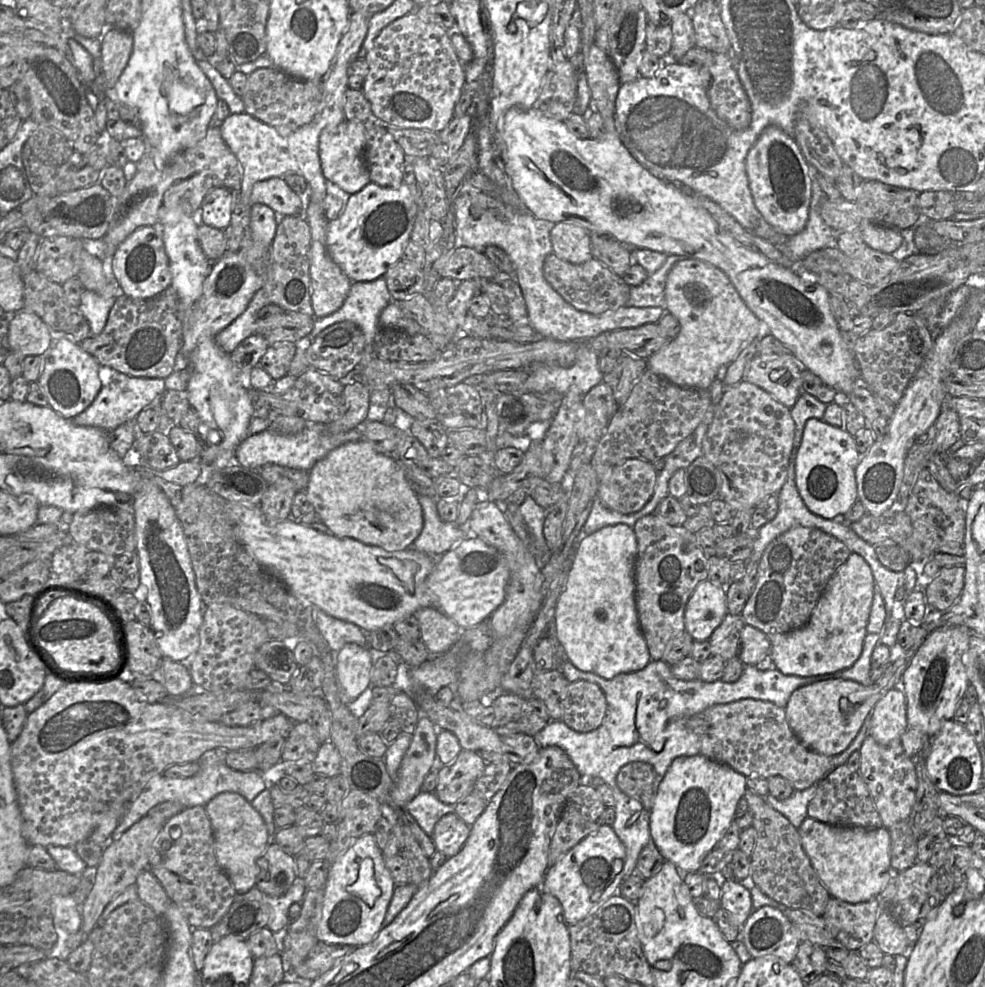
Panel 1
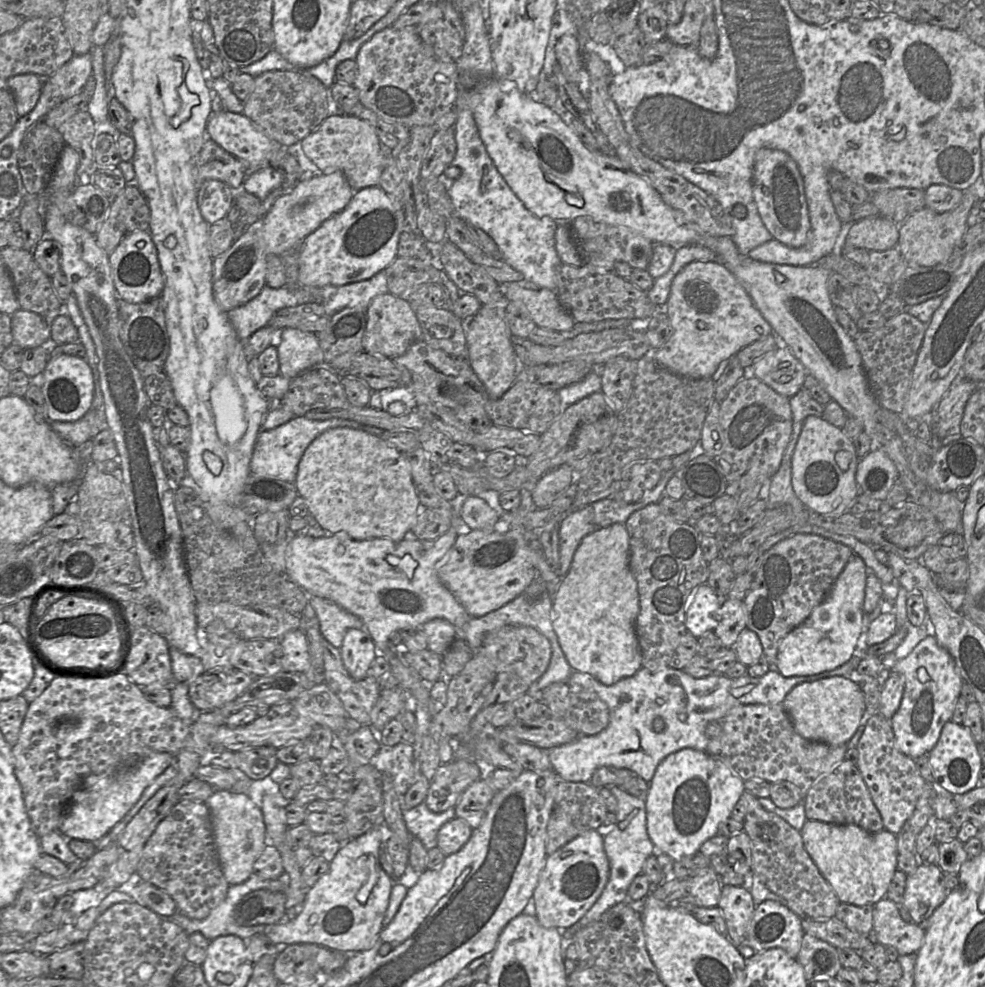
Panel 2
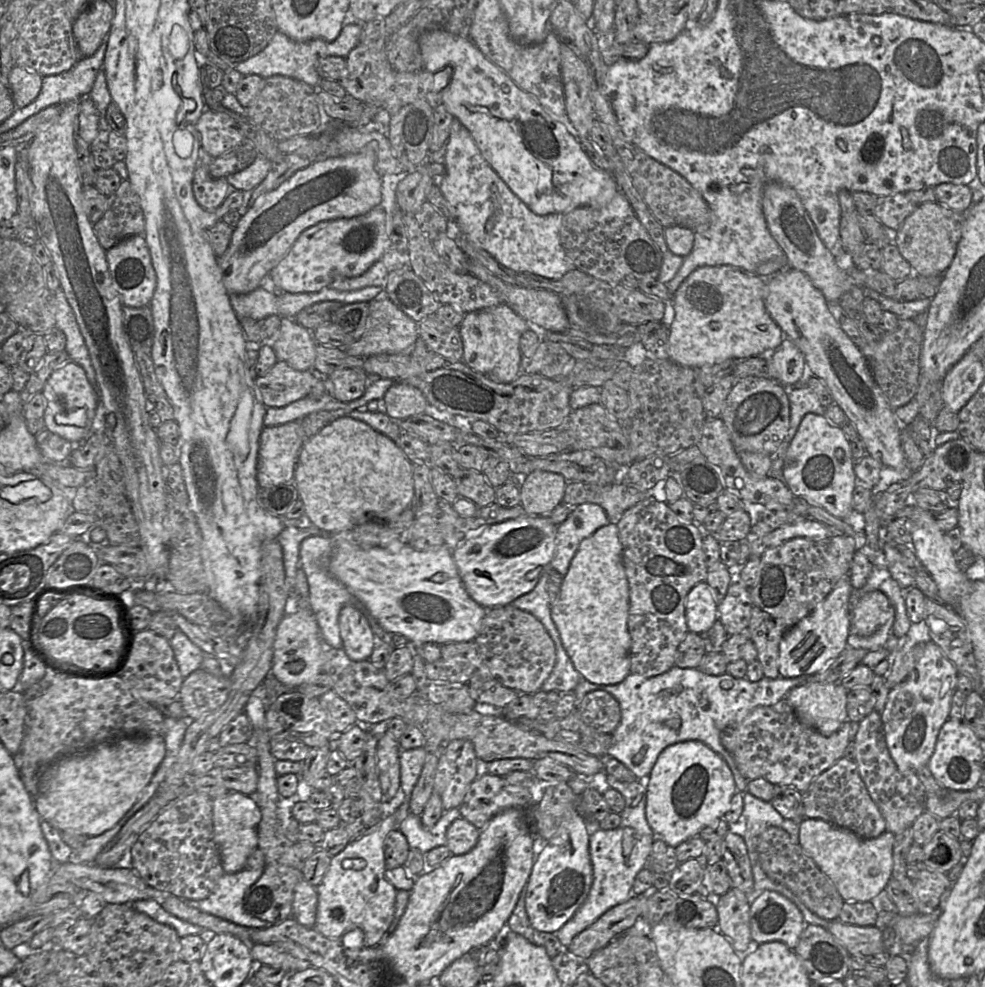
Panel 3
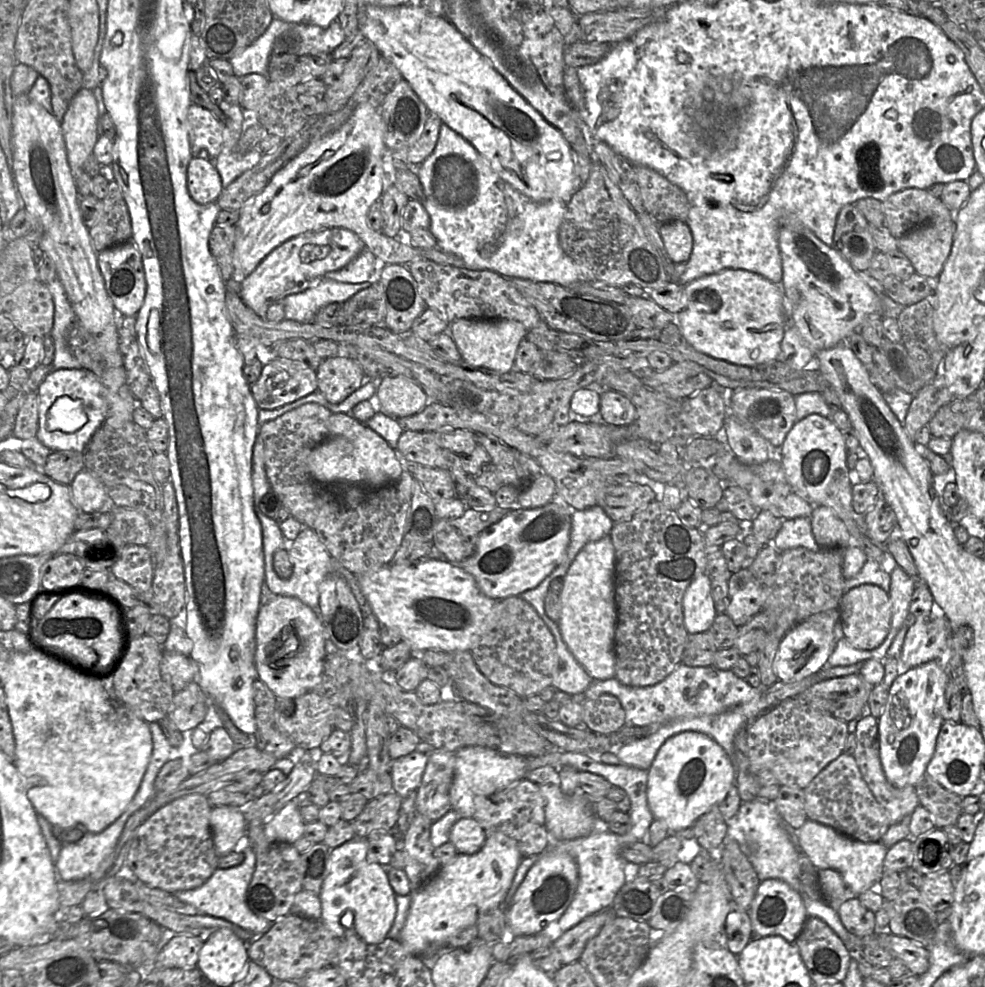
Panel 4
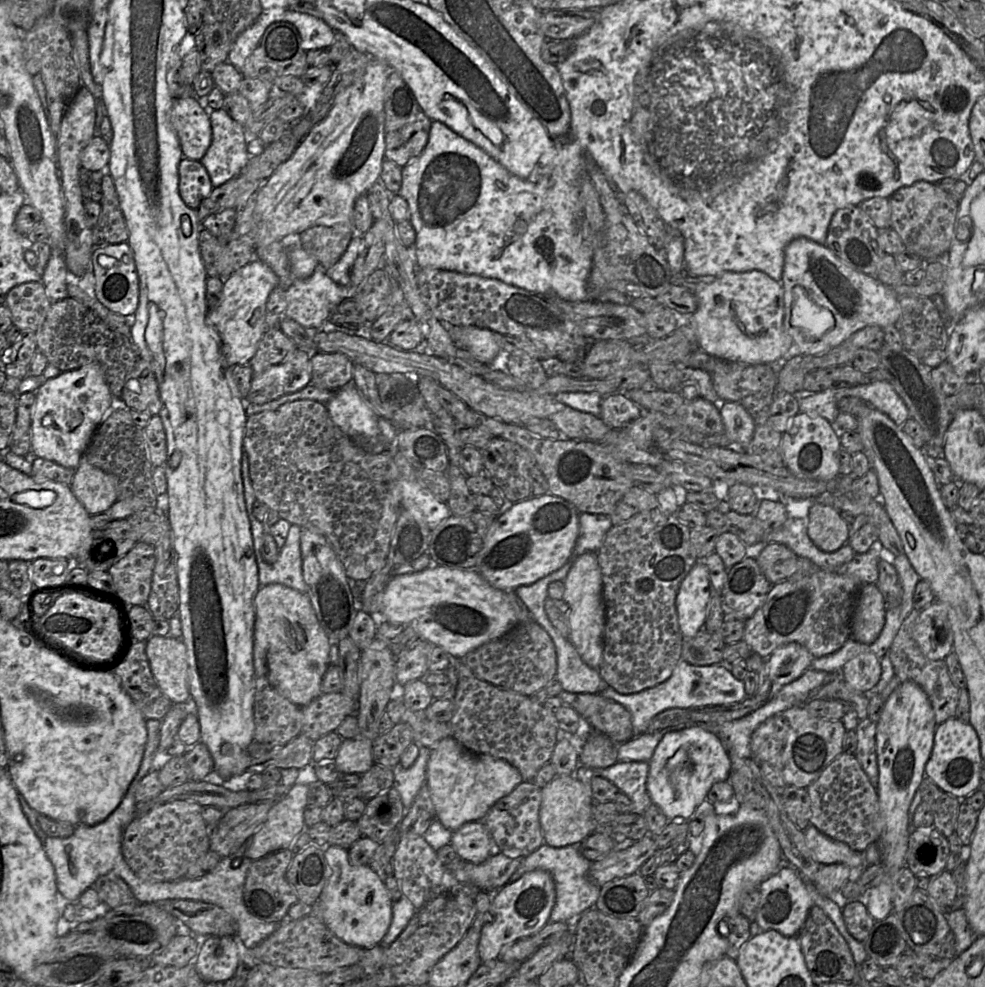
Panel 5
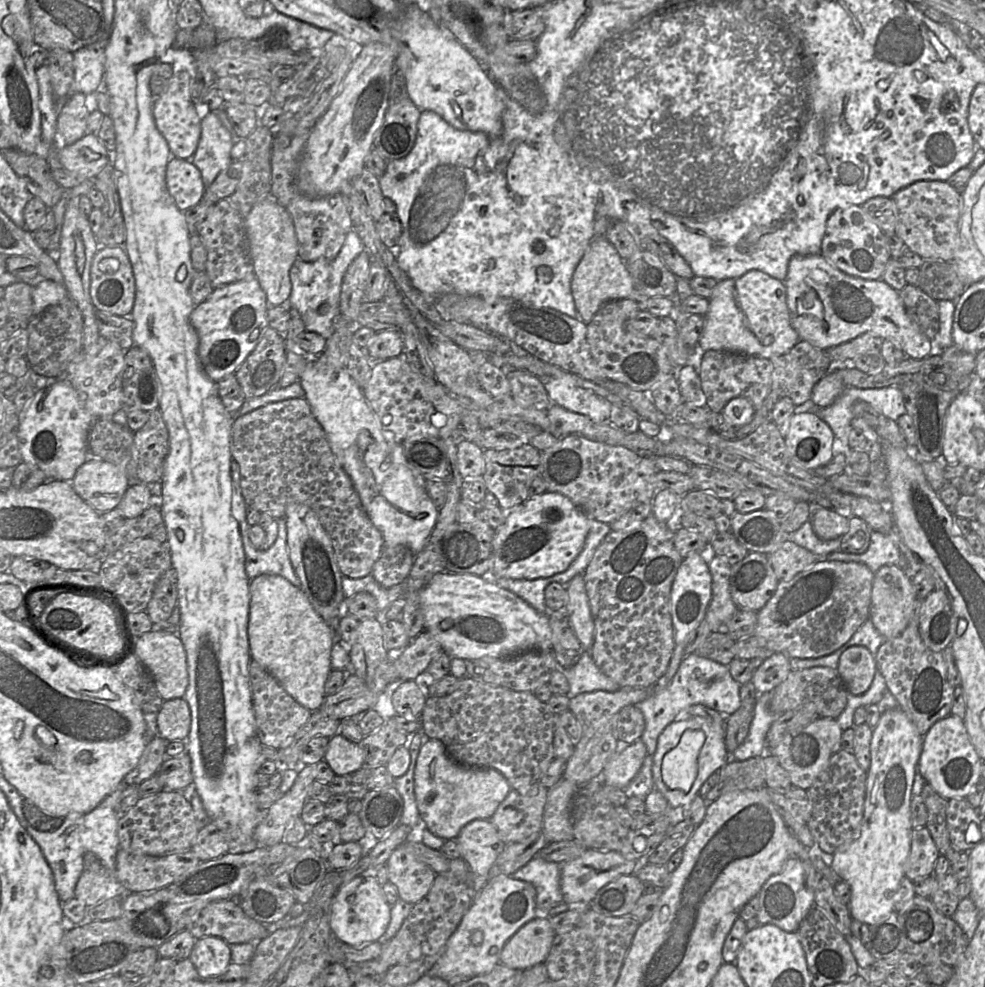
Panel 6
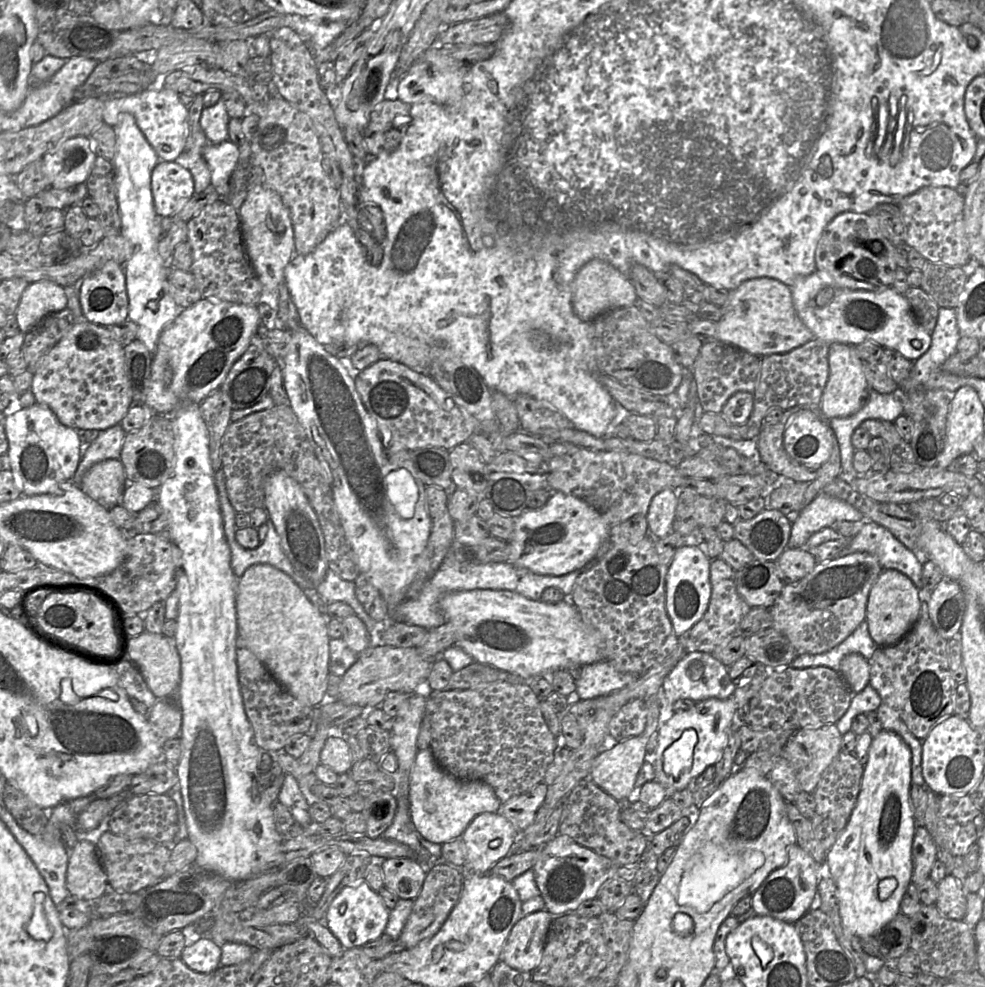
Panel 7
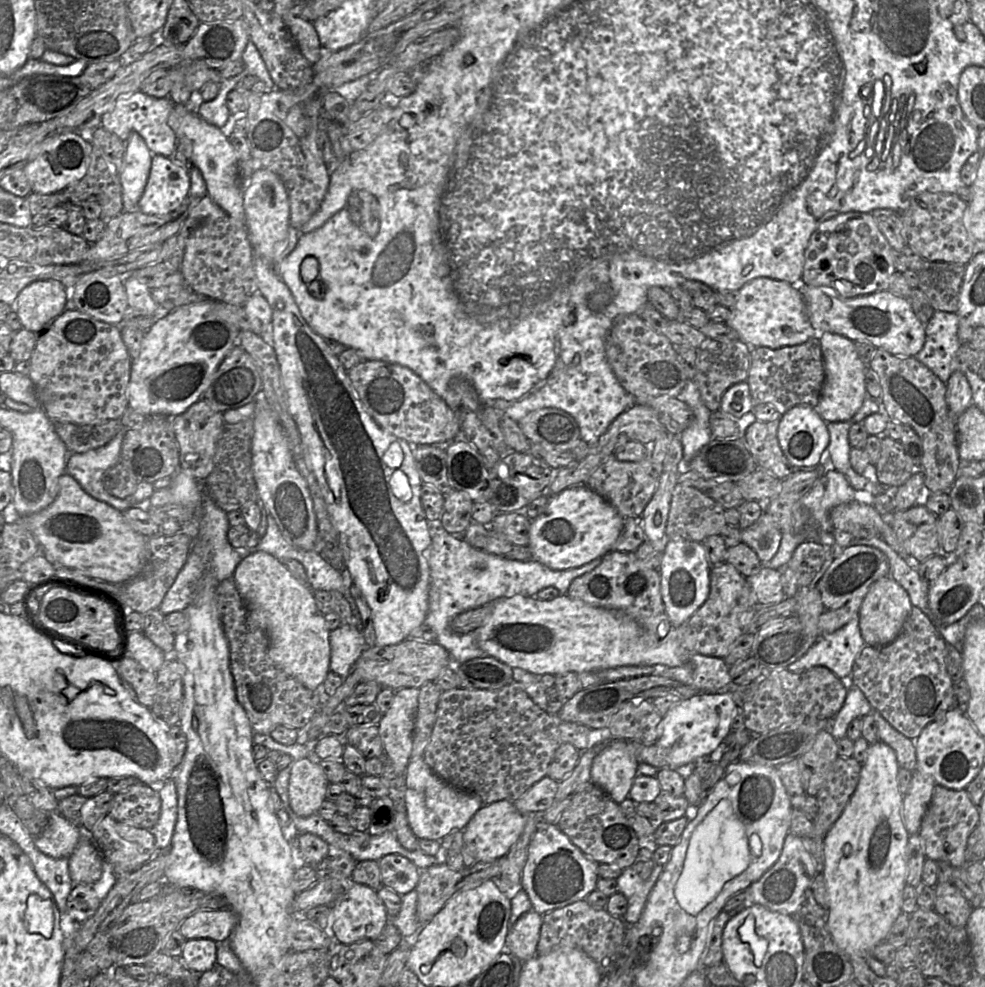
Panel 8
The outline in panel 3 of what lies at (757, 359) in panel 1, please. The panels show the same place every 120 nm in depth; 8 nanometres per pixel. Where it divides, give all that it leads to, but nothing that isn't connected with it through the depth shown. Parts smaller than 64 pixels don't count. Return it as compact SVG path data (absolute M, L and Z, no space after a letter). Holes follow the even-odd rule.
M785 337L781 344L765 356L768 361L769 378L785 387L791 387L801 379L805 358L796 344Z

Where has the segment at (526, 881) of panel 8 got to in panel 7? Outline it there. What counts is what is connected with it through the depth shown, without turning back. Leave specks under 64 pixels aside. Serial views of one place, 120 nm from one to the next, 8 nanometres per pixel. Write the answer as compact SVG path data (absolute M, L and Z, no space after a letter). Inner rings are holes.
M558 834L540 849L540 856L532 870L545 909L558 916L574 911L582 902L597 897L598 890L608 879L616 877L619 864L586 848L567 835Z

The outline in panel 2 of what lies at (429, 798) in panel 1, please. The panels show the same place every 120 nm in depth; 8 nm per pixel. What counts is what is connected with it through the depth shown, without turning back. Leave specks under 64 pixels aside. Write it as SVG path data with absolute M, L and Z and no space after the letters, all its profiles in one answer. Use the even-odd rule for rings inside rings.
M423 802L403 812L404 821L413 838L419 839L427 850L438 843L438 832L449 820L456 817L455 808L441 813L432 812Z

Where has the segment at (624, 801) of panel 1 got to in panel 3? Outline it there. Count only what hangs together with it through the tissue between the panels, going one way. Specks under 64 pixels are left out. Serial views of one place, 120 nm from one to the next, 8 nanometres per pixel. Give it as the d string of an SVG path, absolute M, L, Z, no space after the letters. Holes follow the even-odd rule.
M604 771L594 775L601 783L606 782L625 798L625 808L620 813L619 827L610 830L598 828L589 837L589 854L593 871L593 882L585 901L575 914L557 931L559 941L567 947L572 939L592 925L612 907L625 903L632 896L632 887L637 873L649 862L655 835L646 819L646 791L648 777L633 782L621 782Z

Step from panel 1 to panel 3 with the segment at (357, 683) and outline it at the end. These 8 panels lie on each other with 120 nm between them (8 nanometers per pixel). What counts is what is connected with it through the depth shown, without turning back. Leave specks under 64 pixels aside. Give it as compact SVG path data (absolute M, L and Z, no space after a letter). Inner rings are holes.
M345 605L339 613L339 632L342 649L354 660L369 660L373 651L374 638L364 614L354 605Z

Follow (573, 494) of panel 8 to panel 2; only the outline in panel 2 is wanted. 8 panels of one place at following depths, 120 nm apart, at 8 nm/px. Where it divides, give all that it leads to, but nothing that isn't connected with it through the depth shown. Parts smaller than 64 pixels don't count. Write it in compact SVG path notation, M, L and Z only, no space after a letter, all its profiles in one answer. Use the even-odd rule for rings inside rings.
M472 530L469 534L458 535L446 559L439 566L440 580L470 617L482 617L505 606L523 594L536 576L530 550L518 531Z

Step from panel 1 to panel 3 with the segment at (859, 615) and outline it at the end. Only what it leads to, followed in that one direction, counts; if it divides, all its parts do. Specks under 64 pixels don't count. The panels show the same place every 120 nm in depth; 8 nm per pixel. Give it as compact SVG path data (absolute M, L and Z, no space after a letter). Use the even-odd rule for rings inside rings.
M849 574L842 576L828 596L791 627L779 643L778 671L783 678L813 675L836 659L847 646L850 634L849 599L853 587Z

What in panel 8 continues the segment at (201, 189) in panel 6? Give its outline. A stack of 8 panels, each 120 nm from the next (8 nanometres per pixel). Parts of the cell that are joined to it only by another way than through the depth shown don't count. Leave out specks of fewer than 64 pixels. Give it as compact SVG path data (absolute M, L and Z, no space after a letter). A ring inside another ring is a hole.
M154 154L138 211L165 215L178 209L189 197L189 170L172 157Z

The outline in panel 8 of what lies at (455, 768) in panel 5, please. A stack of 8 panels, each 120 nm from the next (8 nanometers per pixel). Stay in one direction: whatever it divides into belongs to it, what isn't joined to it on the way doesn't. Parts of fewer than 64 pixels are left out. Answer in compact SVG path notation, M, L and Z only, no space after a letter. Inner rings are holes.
M423 757L411 758L405 784L408 822L419 839L439 840L454 831L463 831L475 813L484 806L478 795L459 790L439 777Z

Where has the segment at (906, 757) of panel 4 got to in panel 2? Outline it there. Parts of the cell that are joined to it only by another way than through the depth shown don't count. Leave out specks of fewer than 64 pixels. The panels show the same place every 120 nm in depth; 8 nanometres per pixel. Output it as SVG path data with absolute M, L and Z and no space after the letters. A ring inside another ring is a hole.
M931 635L920 641L909 655L900 659L892 671L901 672L905 676L900 706L890 720L895 744L903 754L915 759L932 750L943 725L951 720L963 680L952 656Z

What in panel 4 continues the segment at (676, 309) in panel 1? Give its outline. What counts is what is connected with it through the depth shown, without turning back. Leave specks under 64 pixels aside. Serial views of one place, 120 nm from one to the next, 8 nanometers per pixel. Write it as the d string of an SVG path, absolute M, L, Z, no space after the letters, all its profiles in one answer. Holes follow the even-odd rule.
M724 269L683 286L685 306L676 321L696 350L741 366L777 360L786 328L781 286L744 269Z

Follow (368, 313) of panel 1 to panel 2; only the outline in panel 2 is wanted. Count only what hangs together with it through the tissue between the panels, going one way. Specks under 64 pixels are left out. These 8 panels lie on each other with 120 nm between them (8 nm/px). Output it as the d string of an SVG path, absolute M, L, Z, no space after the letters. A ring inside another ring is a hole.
M382 270L367 280L338 286L329 300L323 301L325 314L331 317L344 308L366 312L371 300L388 292L387 277Z

